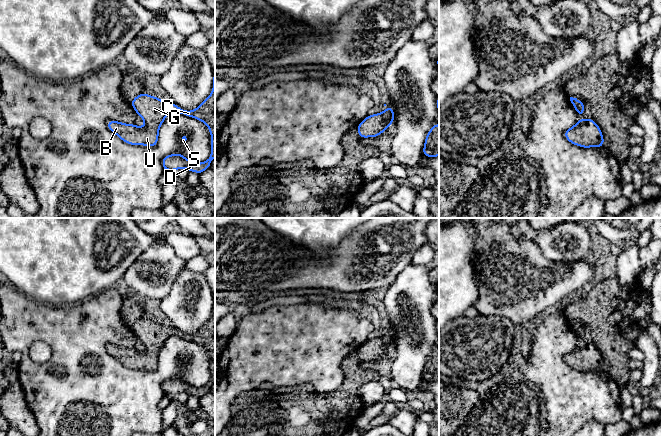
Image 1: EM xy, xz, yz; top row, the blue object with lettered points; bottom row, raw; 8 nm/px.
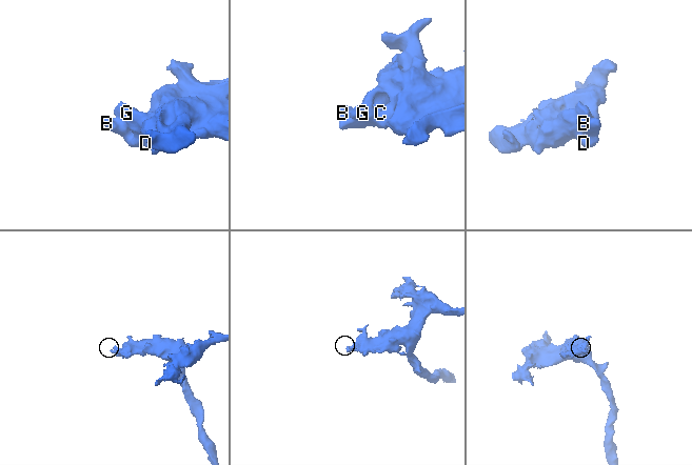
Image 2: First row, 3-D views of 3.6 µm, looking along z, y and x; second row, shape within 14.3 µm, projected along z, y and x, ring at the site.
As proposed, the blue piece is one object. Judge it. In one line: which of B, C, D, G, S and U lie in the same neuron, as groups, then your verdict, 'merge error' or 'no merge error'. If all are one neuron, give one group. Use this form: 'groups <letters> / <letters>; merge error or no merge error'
groups B C D G S U; no merge error

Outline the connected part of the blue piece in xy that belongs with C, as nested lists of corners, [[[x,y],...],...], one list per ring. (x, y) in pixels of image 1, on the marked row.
[[[215,70],[213,72],[212,93],[196,109],[184,110],[173,102],[165,102],[152,95],[141,93],[130,103],[135,112],[145,121],[144,127],[136,124],[126,124],[119,121],[109,120],[108,129],[116,134],[122,141],[130,145],[144,145],[156,147],[159,136],[159,129],[166,116],[176,112],[187,117],[193,117],[207,125],[211,140],[210,157],[202,163],[194,163],[180,153],[167,155],[162,159],[162,167],[165,171],[175,171],[186,168],[189,172],[196,172],[199,175],[209,169],[212,160],[215,158]]]

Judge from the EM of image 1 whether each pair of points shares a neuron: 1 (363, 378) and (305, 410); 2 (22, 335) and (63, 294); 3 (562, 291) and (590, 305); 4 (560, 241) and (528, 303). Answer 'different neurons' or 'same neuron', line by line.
1: same neuron
2: different neurons
3: different neurons
4: different neurons

